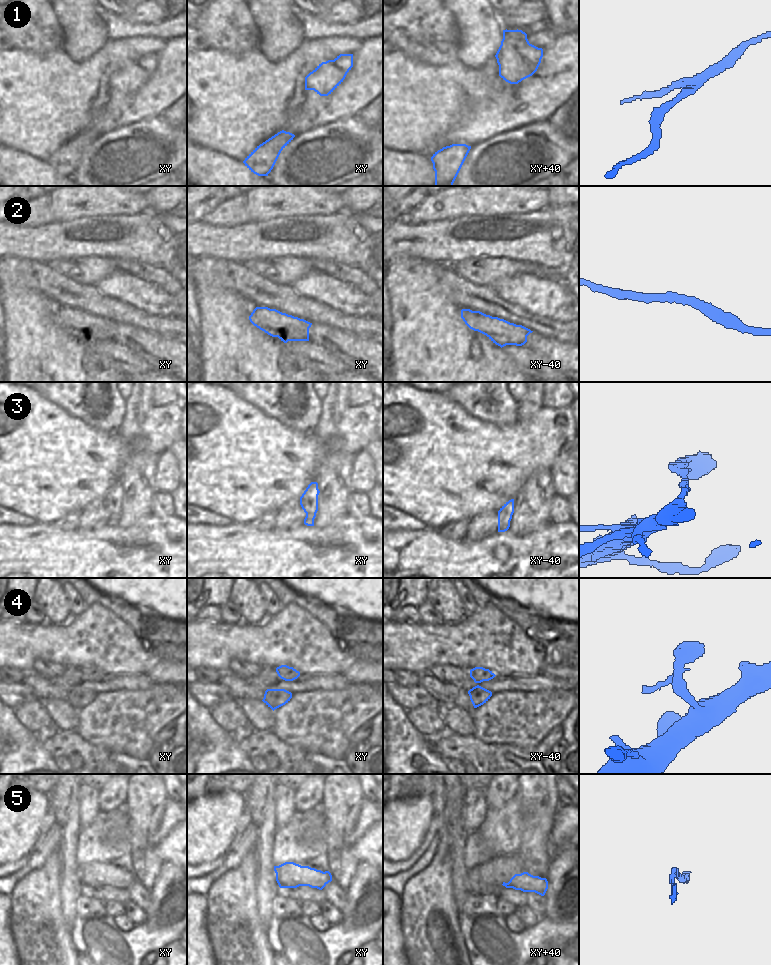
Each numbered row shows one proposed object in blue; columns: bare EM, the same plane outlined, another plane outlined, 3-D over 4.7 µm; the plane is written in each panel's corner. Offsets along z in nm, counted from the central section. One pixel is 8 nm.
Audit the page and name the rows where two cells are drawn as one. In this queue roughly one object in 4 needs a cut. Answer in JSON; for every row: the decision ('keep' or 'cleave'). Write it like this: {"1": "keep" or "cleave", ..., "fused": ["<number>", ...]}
{"1": "keep", "2": "keep", "3": "keep", "4": "keep", "5": "keep", "fused": []}

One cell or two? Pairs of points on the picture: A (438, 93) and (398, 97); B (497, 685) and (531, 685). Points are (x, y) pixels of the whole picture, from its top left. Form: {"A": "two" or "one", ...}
{"A": "one", "B": "one"}

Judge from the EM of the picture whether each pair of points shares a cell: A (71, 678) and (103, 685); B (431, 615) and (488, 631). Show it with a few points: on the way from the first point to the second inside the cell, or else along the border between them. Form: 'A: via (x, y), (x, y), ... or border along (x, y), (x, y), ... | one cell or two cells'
A: via (76, 686), (94, 685) | one cell
B: border along (422, 622), (425, 624), (441, 623) | two cells

